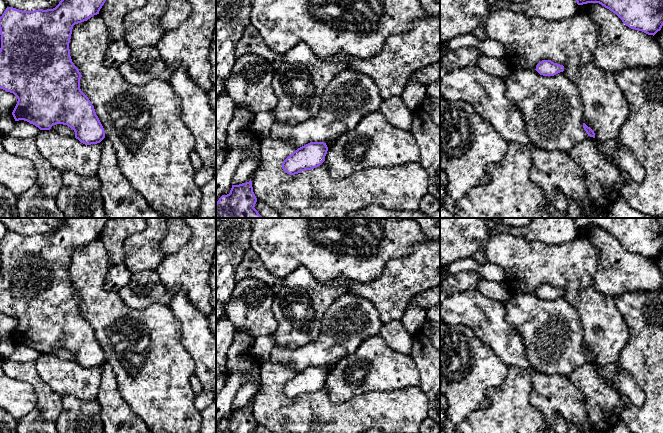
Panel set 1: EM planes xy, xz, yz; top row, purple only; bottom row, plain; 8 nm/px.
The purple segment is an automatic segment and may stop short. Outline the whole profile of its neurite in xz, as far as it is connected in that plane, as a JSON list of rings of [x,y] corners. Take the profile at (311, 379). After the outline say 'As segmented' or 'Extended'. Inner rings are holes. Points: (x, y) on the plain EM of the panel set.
[[[310,366],[288,380],[282,387],[282,393],[289,399],[320,390],[325,385],[328,371],[324,366]]]. As segmented

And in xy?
[[[65,218],[53,233],[22,235],[7,231],[0,241],[0,312],[13,317],[18,325],[12,336],[15,345],[24,344],[40,354],[50,354],[53,349],[67,349],[75,356],[75,362],[85,369],[100,367],[105,362],[104,352],[94,330],[80,313],[82,301],[70,280],[69,267],[75,248],[87,245],[99,238],[106,223],[113,218]]]. As segmented

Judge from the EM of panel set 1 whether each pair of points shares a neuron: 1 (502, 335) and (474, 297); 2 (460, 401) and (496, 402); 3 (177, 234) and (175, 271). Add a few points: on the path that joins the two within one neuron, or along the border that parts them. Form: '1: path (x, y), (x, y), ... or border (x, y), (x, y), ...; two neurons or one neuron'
1: path (493, 326), (474, 306); one neuron
2: border (502, 382), (487, 391), (487, 405), (469, 414); two neurons
3: border (191, 233), (190, 239), (183, 246), (165, 256); two neurons

